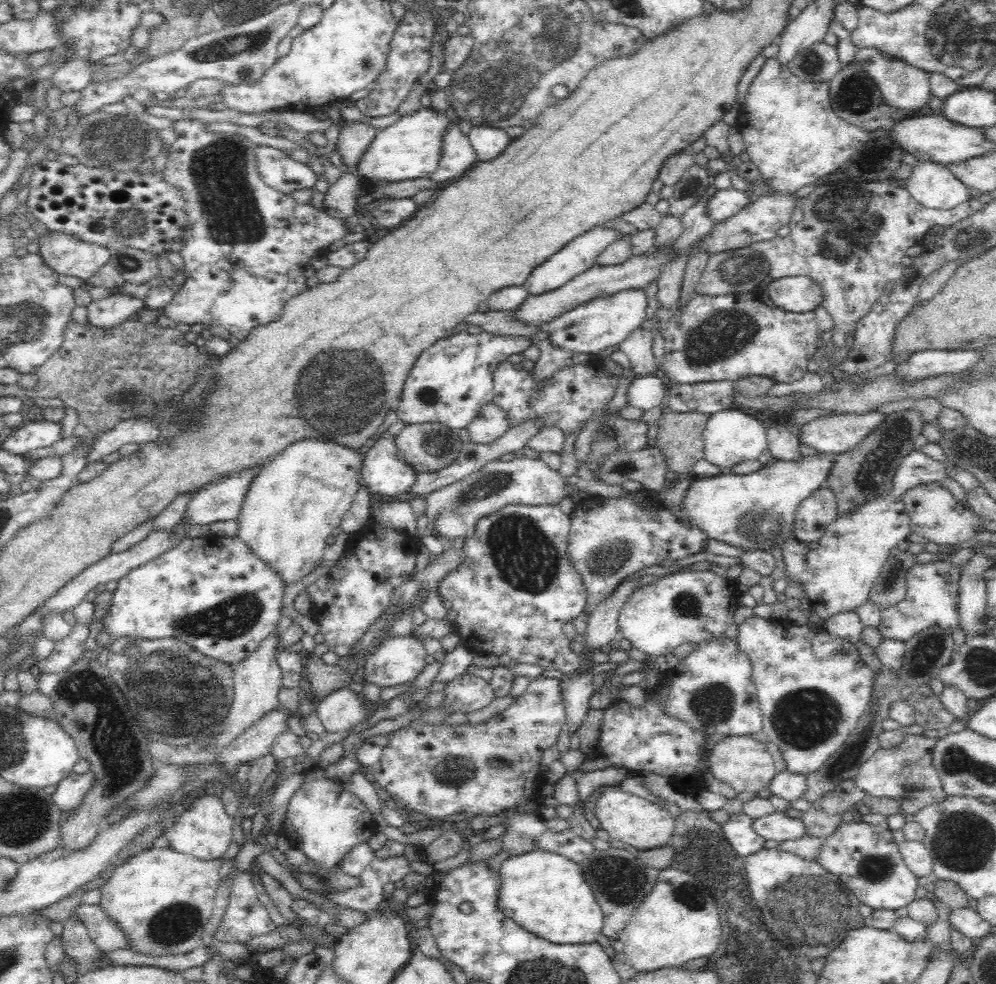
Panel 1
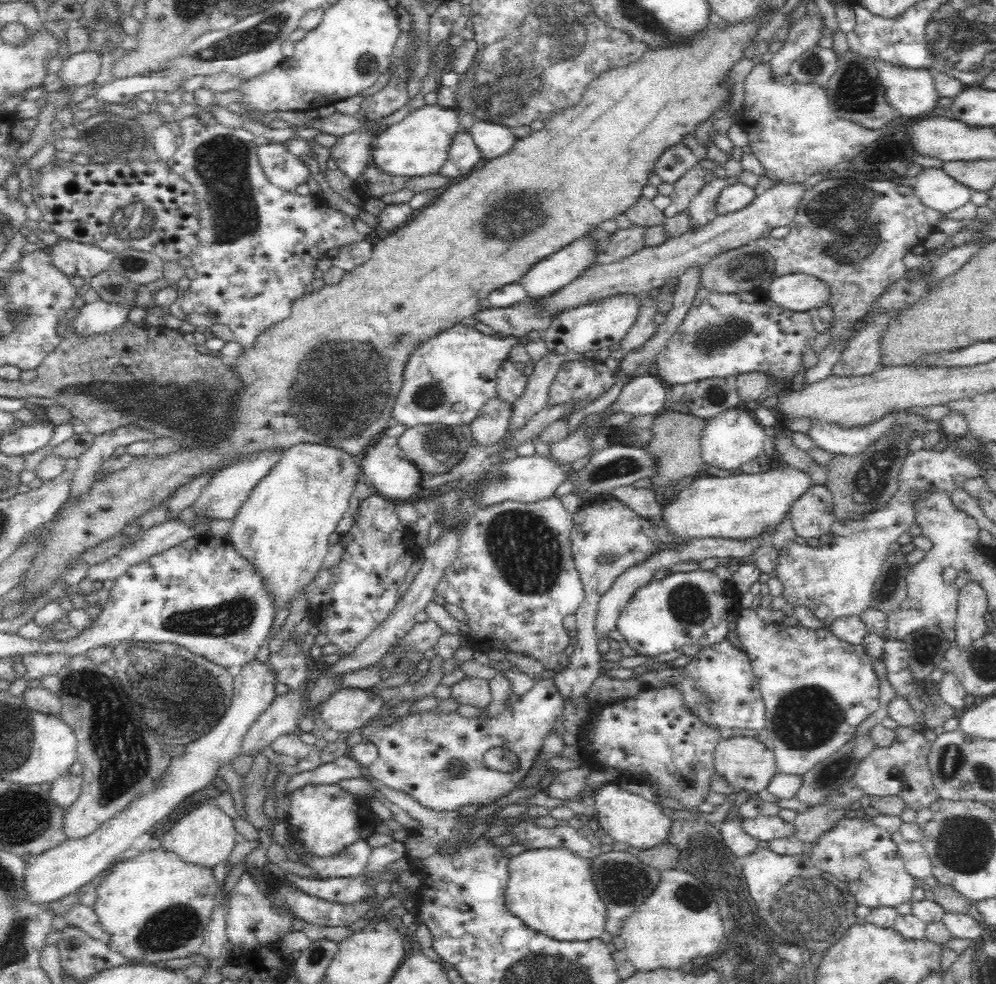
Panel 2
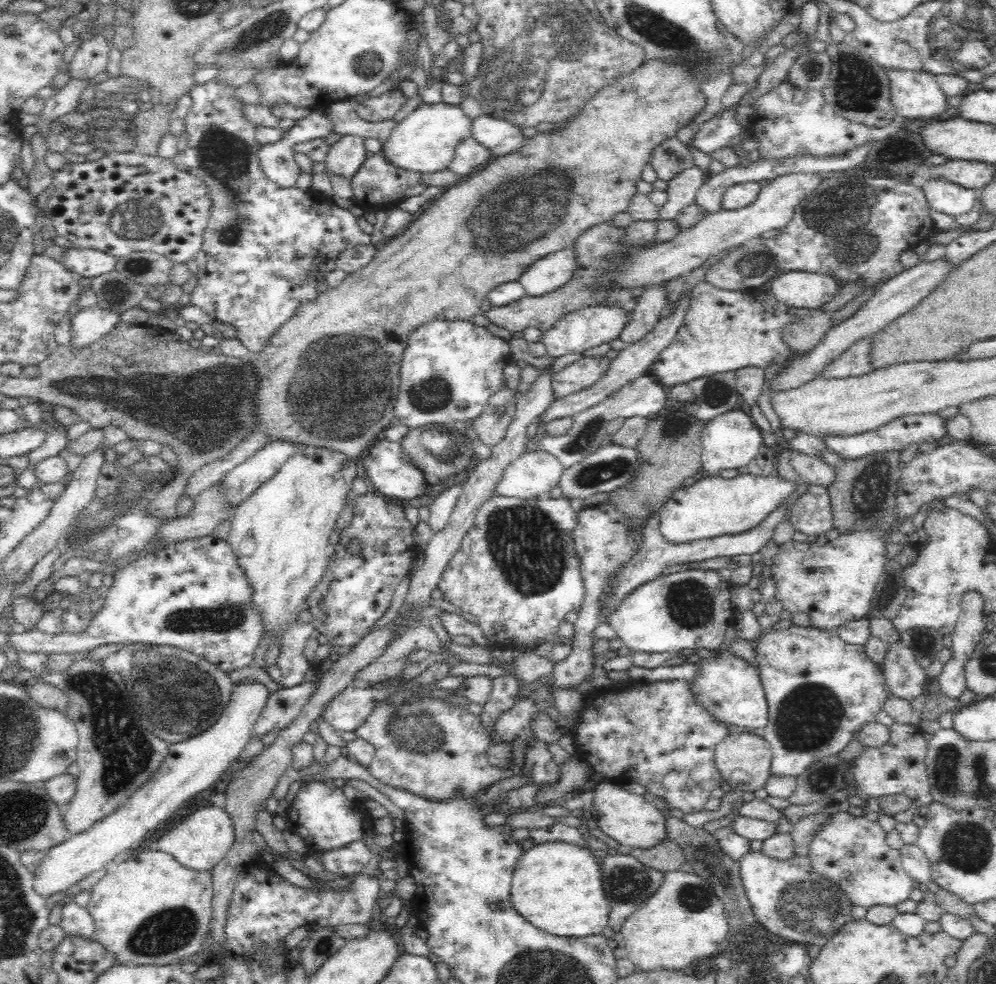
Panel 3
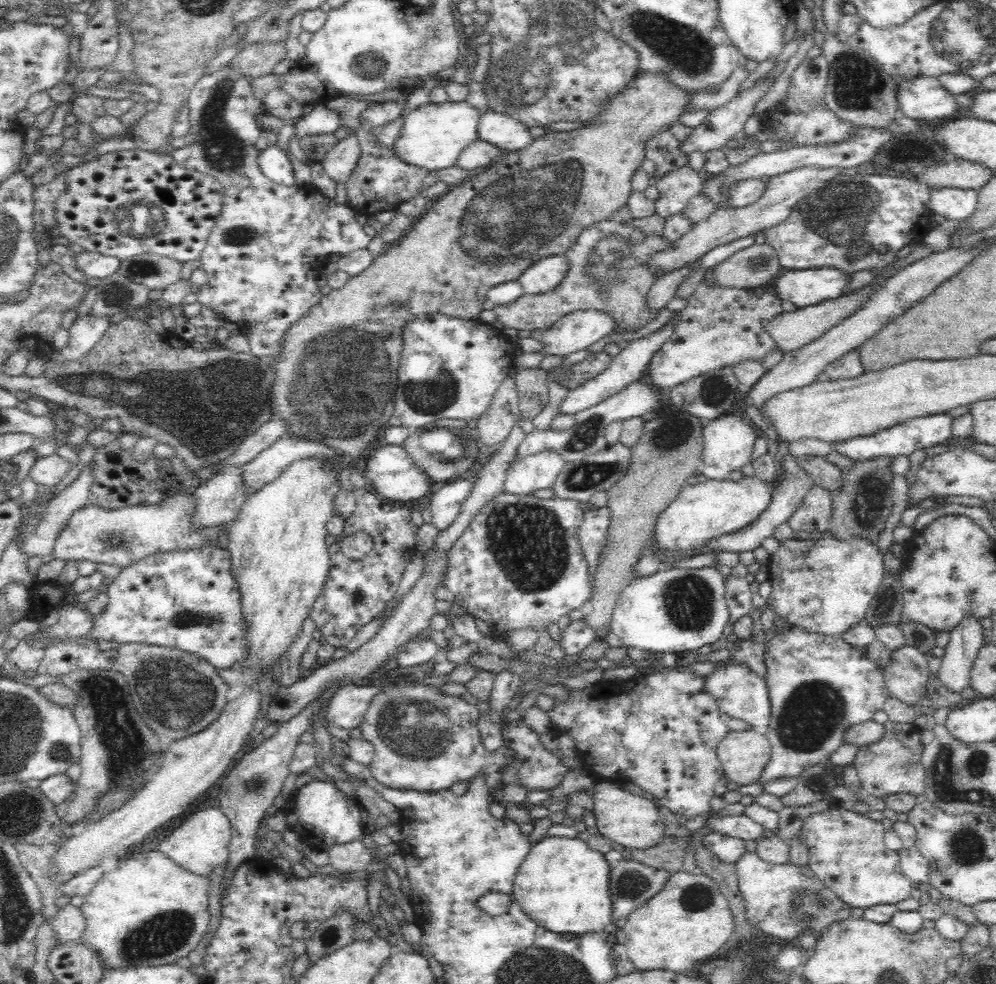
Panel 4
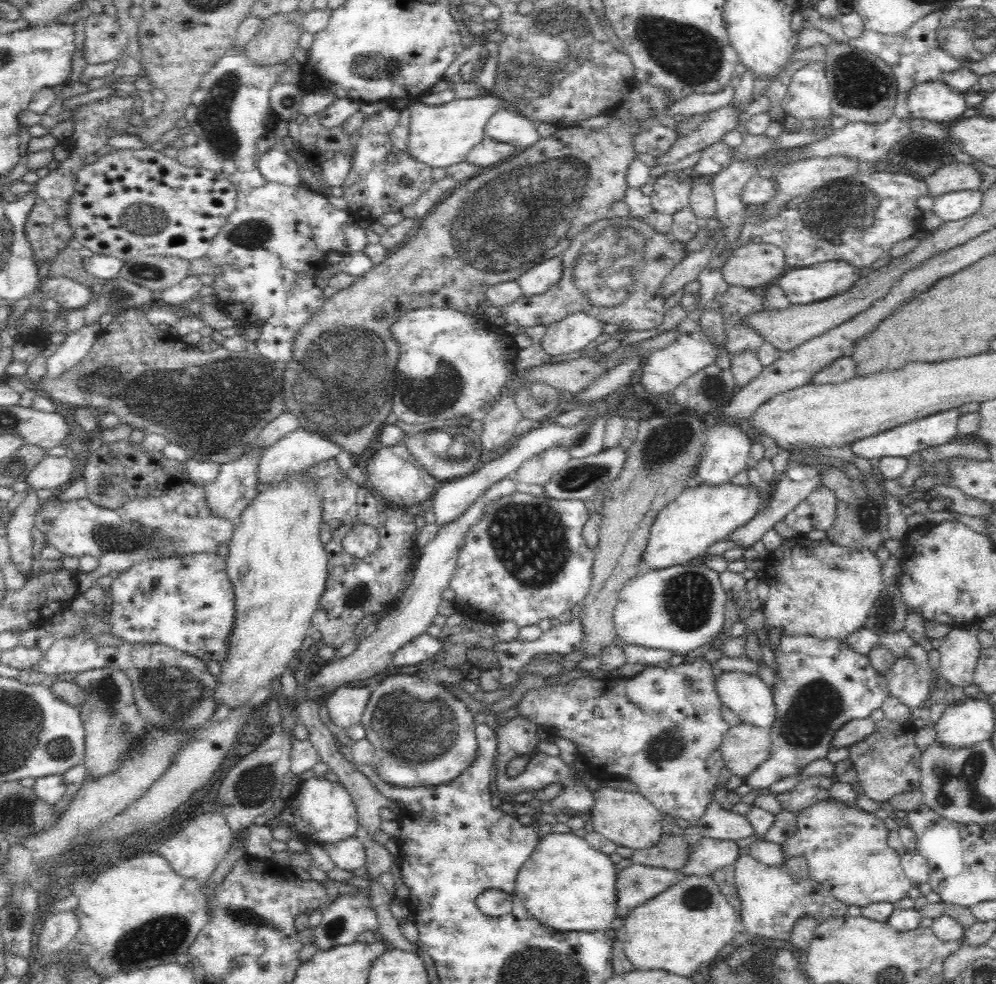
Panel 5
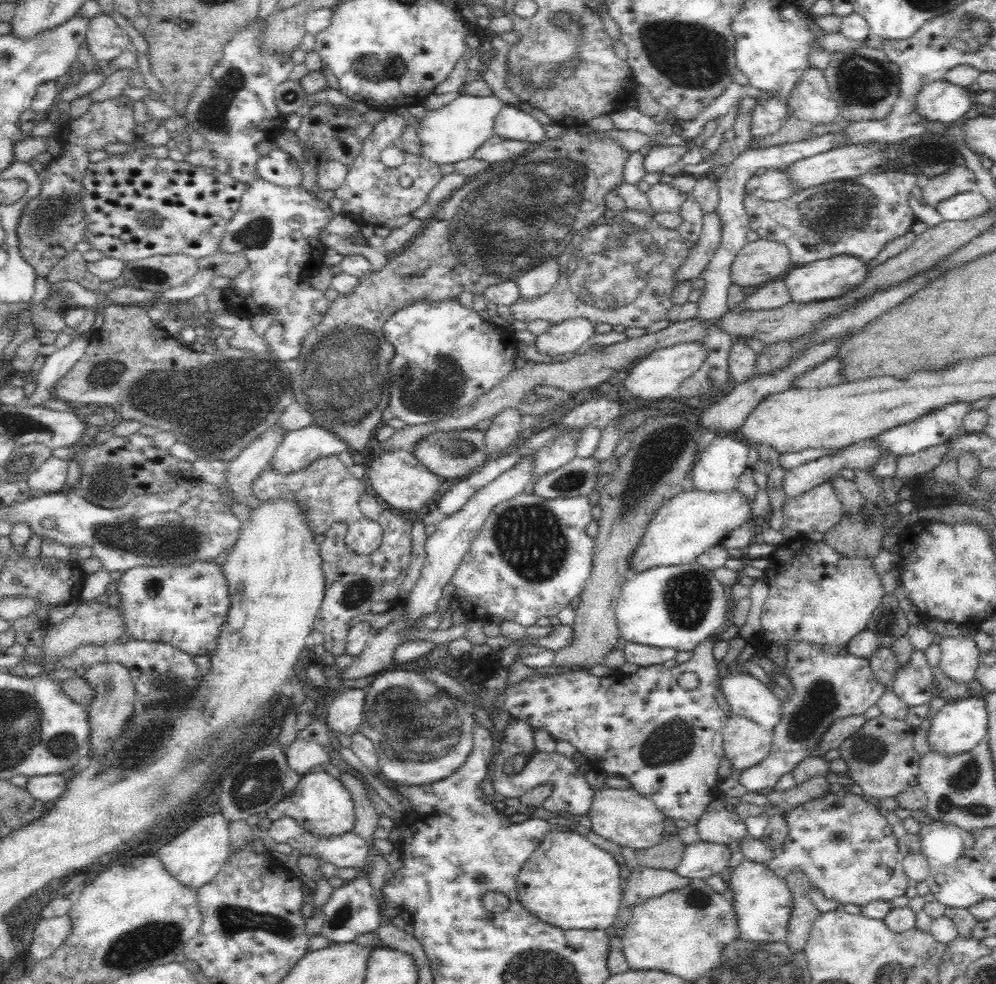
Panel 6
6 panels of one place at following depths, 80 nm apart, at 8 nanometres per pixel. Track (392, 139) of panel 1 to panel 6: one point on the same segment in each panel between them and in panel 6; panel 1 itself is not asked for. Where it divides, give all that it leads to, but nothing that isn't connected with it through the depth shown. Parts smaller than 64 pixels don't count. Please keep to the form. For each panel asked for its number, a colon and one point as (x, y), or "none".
2: (419, 145)
3: (426, 140)
4: (433, 137)
5: (440, 136)
6: (449, 133)

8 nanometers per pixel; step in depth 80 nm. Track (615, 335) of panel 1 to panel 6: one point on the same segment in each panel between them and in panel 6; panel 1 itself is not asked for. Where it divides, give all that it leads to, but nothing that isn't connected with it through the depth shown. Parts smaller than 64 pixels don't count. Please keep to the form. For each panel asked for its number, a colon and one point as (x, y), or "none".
2: (595, 326)
3: (577, 331)
4: (575, 331)
5: (572, 333)
6: (569, 336)

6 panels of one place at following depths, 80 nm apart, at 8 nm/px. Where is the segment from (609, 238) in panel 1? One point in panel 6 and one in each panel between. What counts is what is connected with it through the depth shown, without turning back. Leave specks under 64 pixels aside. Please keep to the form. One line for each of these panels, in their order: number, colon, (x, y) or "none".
2: (545, 277)
3: (545, 275)
4: (544, 275)
5: (544, 275)
6: (538, 281)

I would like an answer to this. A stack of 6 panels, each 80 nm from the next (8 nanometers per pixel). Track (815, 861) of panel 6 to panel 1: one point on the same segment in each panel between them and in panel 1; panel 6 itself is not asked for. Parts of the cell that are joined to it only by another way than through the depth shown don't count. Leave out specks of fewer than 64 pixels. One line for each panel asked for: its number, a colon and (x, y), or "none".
1: (866, 858)
2: (861, 855)
3: (850, 851)
4: (846, 849)
5: (846, 848)

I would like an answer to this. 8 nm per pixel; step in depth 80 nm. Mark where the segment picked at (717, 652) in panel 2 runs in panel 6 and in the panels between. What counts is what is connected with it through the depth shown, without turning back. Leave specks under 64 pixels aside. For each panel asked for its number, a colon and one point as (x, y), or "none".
3: (730, 688)
4: (740, 693)
5: (746, 695)
6: (747, 696)

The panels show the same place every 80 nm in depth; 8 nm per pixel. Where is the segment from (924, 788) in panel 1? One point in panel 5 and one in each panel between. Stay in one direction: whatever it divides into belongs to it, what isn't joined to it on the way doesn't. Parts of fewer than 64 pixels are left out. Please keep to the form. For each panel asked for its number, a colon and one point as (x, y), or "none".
2: (901, 769)
3: (897, 767)
4: (892, 764)
5: (886, 763)

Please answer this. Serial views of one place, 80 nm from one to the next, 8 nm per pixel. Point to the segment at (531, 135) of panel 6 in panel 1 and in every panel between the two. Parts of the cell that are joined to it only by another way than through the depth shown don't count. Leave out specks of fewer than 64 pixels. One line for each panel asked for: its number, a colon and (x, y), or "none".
1: (488, 142)
2: (494, 140)
3: (500, 136)
4: (510, 135)
5: (506, 126)

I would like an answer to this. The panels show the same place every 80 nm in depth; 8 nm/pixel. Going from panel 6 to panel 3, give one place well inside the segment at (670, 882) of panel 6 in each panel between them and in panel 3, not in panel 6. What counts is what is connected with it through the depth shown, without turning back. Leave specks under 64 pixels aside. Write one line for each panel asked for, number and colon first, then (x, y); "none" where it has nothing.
3: (628, 882)
4: (633, 883)
5: (636, 884)

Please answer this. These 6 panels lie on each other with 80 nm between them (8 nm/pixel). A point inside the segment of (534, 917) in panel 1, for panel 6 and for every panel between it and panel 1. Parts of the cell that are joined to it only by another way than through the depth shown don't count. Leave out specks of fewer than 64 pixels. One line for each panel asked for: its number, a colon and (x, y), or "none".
2: (551, 889)
3: (556, 886)
4: (562, 884)
5: (567, 884)
6: (568, 881)

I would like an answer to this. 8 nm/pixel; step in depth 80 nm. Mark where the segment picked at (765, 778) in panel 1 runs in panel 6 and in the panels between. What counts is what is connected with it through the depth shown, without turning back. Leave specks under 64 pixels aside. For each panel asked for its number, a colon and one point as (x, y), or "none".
2: (747, 764)
3: (743, 759)
4: (744, 753)
5: (744, 747)
6: (745, 742)

